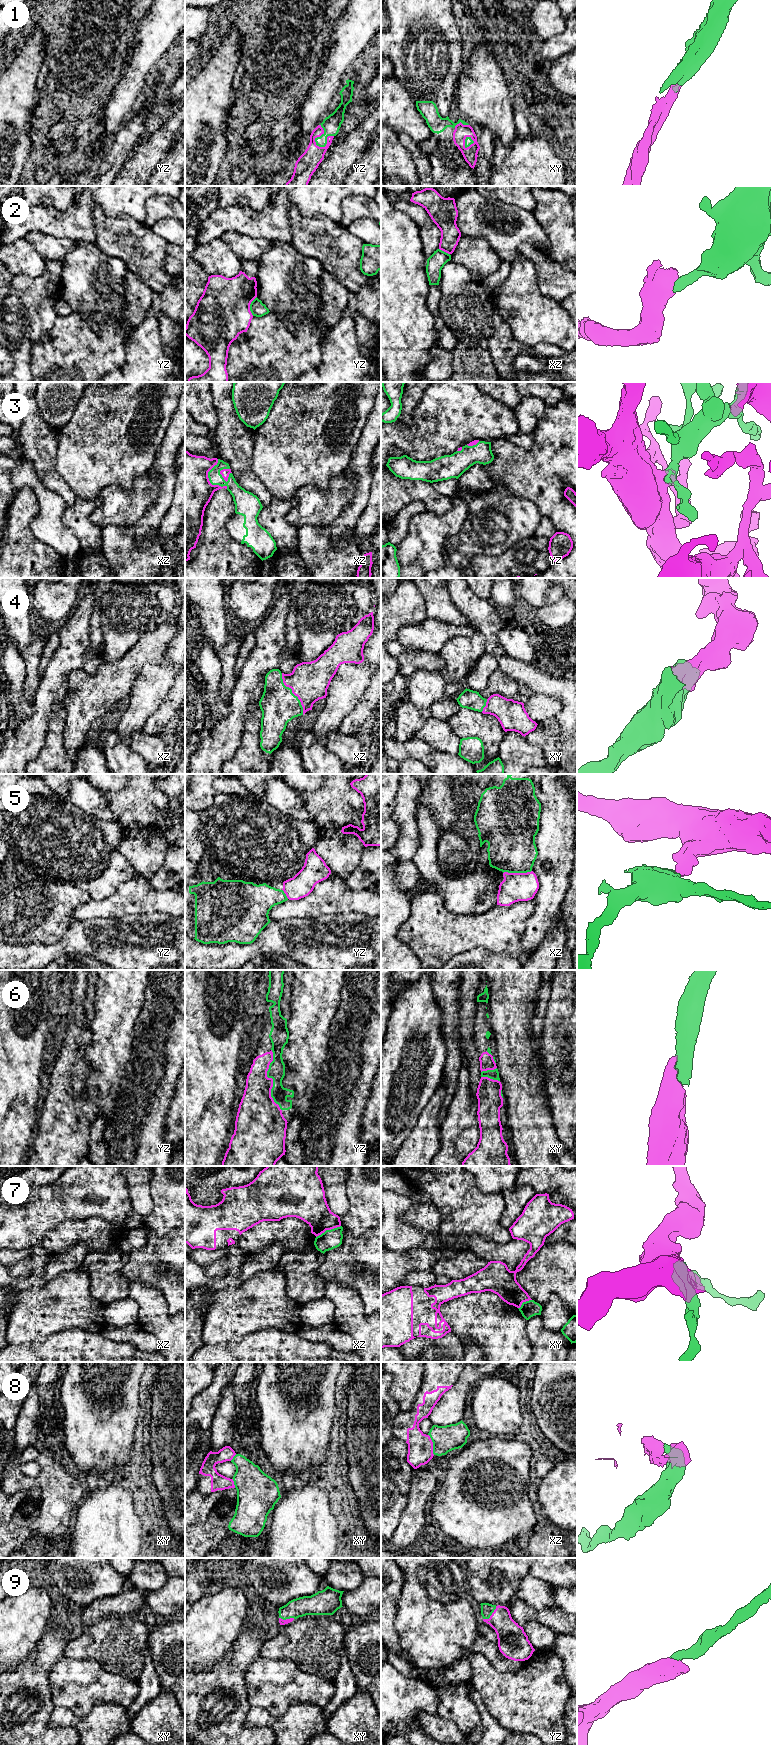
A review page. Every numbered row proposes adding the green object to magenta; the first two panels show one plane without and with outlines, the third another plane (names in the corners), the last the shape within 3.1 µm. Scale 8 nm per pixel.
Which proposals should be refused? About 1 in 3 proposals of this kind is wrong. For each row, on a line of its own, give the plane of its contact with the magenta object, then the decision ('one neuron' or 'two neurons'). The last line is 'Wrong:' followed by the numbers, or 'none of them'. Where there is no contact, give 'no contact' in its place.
1: meets magenta in yz; one neuron
2: meets magenta in yz; two neurons
3: meets magenta in xz; one neuron
4: meets magenta in xz; one neuron
5: meets magenta in xz; two neurons
6: meets magenta in yz; one neuron
7: meets magenta in xz; two neurons
8: meets magenta in xz; two neurons
9: meets magenta in yz; one neuron
Wrong: 2, 5, 7, 8

